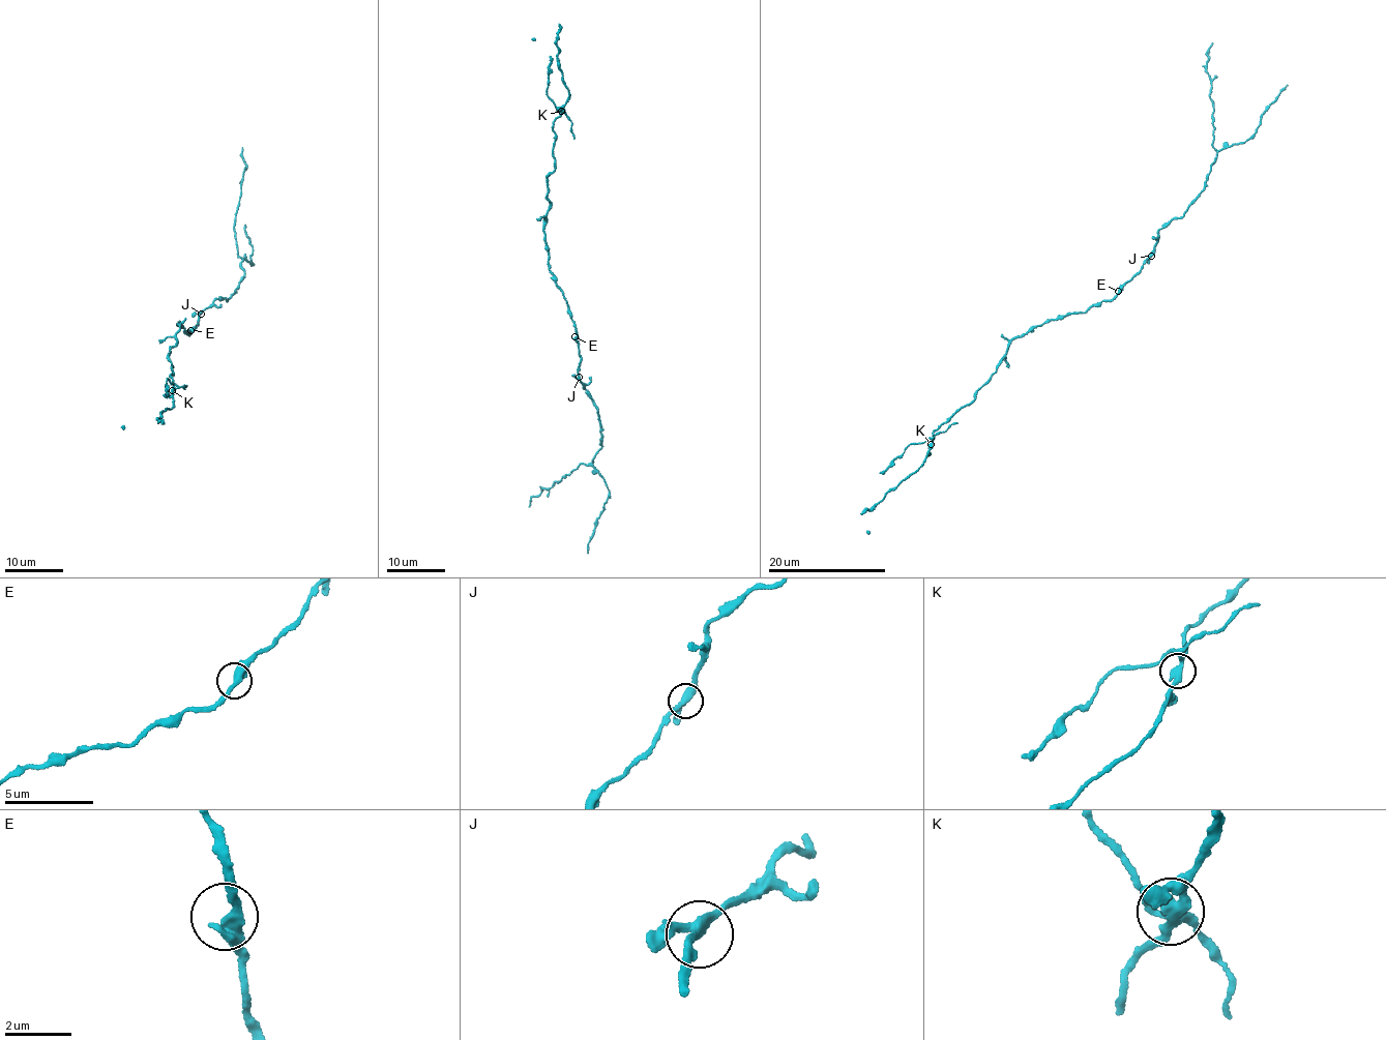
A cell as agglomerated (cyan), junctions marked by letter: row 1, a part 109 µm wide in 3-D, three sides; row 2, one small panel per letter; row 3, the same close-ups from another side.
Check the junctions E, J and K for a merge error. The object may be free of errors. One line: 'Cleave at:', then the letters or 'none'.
Cleave at: K

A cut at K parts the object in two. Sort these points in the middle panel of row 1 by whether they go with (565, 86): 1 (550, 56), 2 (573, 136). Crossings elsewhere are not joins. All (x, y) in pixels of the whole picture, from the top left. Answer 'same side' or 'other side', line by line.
1: other side
2: other side

